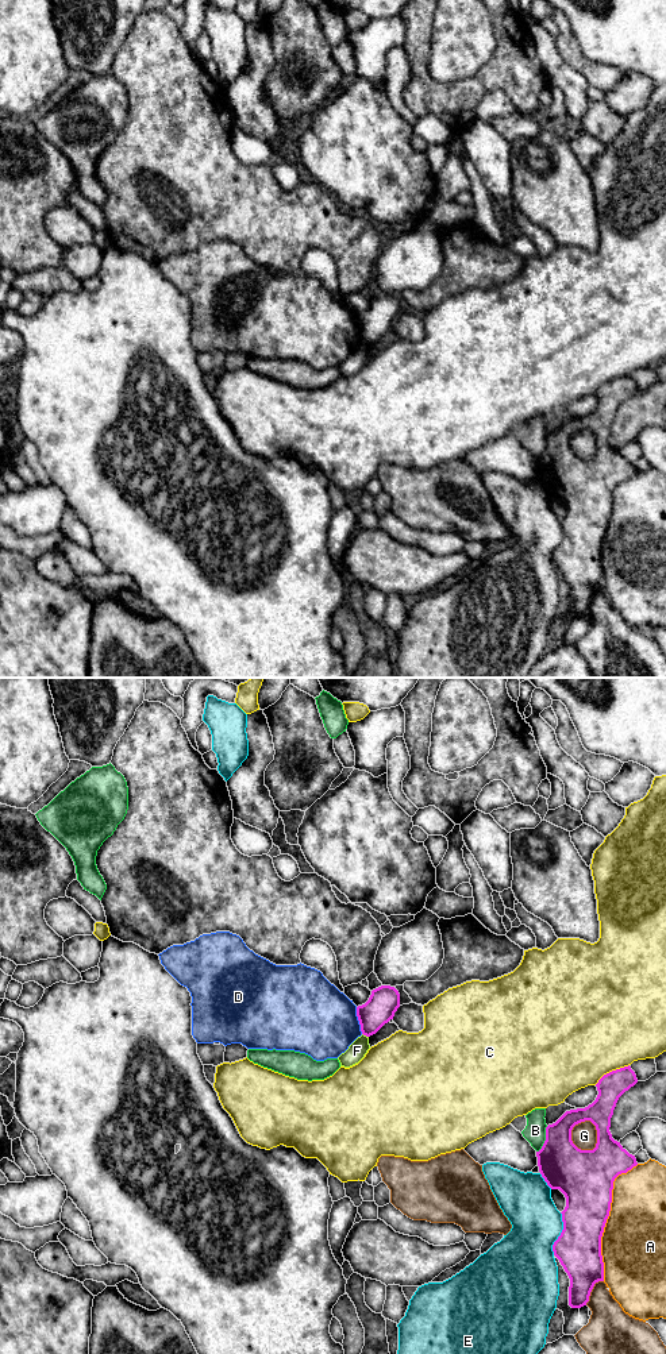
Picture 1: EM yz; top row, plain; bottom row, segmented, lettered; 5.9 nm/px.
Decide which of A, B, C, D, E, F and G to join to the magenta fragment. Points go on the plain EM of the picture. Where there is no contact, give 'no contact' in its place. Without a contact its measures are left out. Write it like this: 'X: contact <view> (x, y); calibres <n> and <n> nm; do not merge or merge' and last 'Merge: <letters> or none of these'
A: contact yz (607, 527); calibres 320 and 380 nm; do not merge
B: contact yz (546, 448); calibres 280 and 130 nm; do not merge
C: contact yz (612, 380); calibres 160 and 500 nm; do not merge
D: contact yz (358, 328); calibres 180 and 440 nm; do not merge
E: contact yz (561, 543); calibres 280 and 320 nm; do not merge
F: contact yz (365, 343); calibres 180 and 110 nm; do not merge
G: contact yz (597, 448); calibres 320 and 160 nm; do not merge
Merge: none of these

